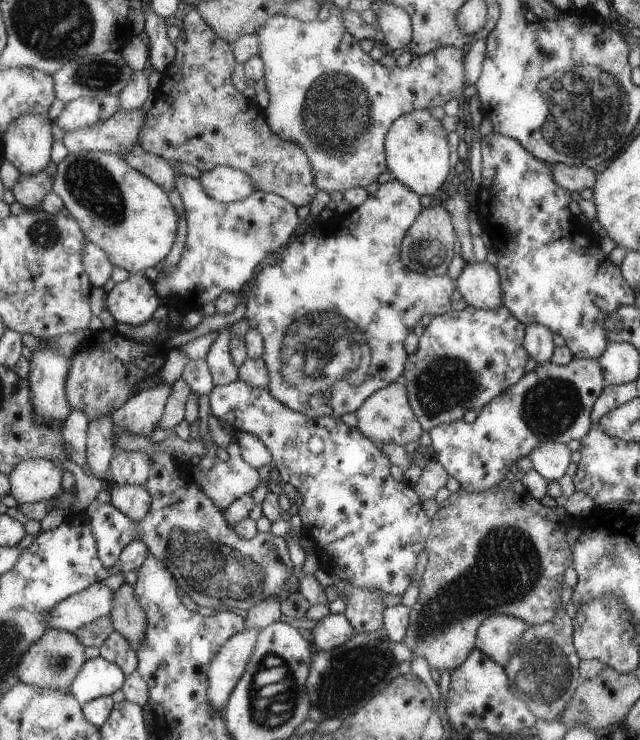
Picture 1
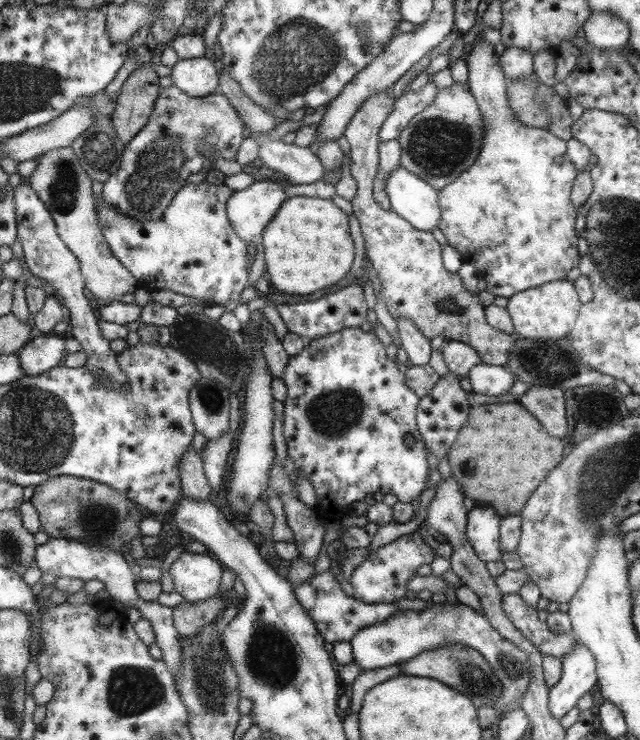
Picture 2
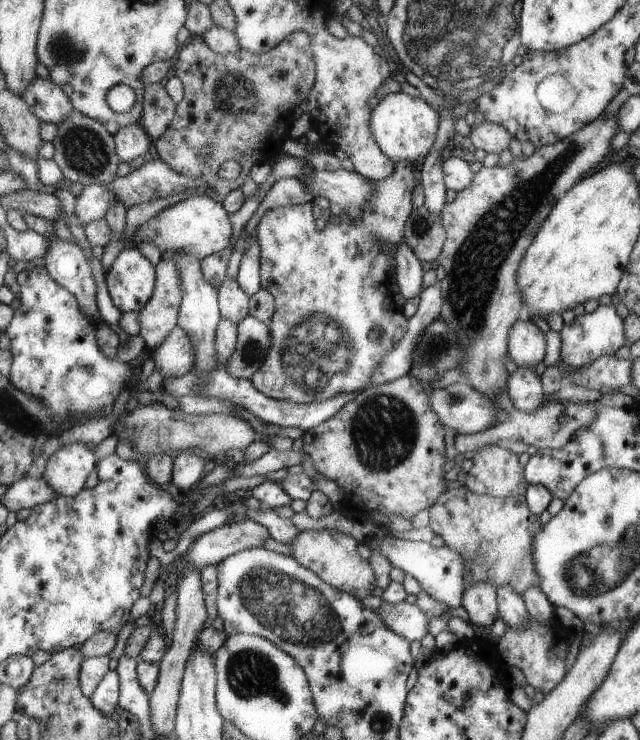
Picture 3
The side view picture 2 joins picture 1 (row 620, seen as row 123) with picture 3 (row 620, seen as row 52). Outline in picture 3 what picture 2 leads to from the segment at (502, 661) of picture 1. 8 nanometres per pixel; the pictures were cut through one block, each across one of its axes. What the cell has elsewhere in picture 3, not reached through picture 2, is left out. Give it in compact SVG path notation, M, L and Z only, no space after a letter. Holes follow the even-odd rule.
M479 581L467 585L462 592L461 606L475 626L491 626L498 618L497 588Z

